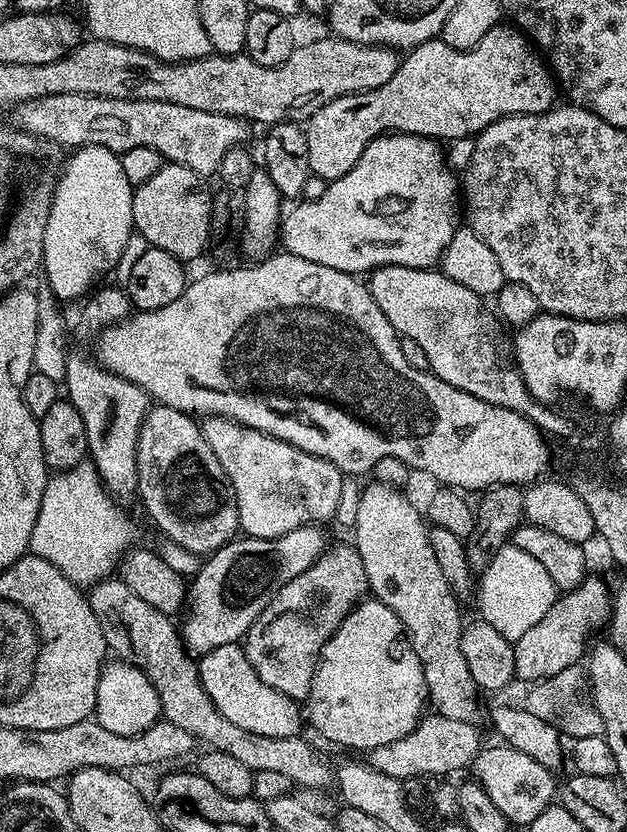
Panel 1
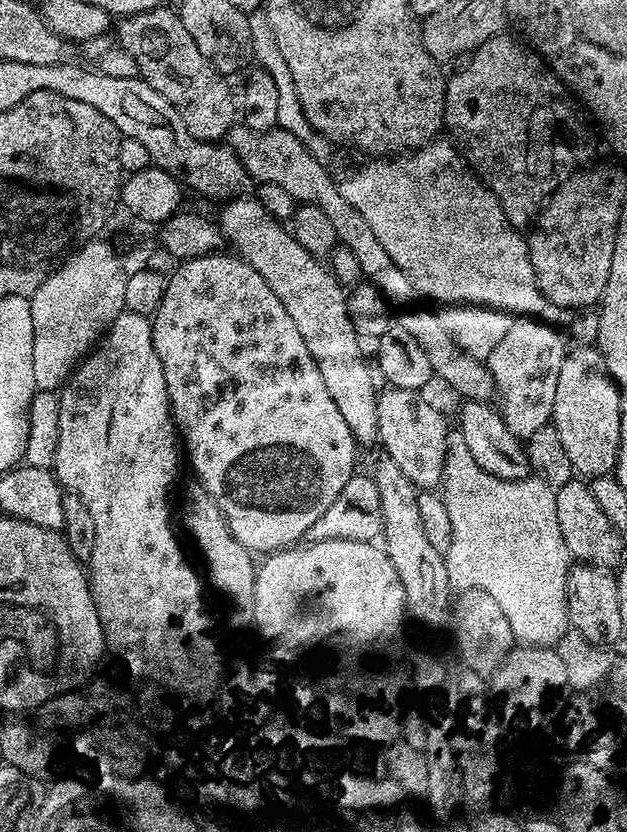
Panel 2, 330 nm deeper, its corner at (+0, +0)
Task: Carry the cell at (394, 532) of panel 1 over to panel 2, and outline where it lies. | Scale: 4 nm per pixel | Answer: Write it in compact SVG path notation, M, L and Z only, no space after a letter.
M230 199L221 207L224 209L220 212L218 227L223 239L237 248L233 249L241 260L254 266L254 270L266 278L266 286L270 286L270 290L278 294L278 302L286 306L294 326L298 326L298 334L302 334L302 342L306 342L306 350L310 350L310 358L314 358L318 366L318 374L322 374L326 390L330 390L334 406L346 420L357 445L375 445L378 440L378 388L372 385L373 369L370 364L368 369L364 361L364 352L360 349L362 340L351 324L345 289L325 265L324 268L320 265L323 263L317 257L298 246L291 231L273 219L258 199L248 199Z

